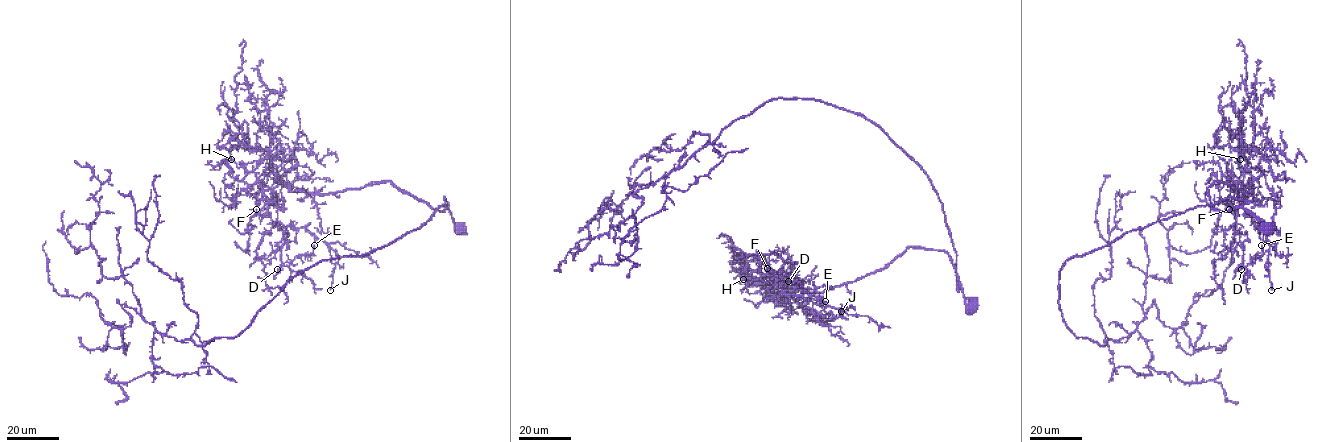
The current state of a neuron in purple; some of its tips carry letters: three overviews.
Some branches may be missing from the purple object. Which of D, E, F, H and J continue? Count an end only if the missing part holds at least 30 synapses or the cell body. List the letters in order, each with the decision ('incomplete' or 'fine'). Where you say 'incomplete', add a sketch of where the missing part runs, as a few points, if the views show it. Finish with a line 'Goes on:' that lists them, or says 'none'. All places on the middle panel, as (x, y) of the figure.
D: fine
E: fine
F: fine
H: fine
J: fine
Goes on: none

